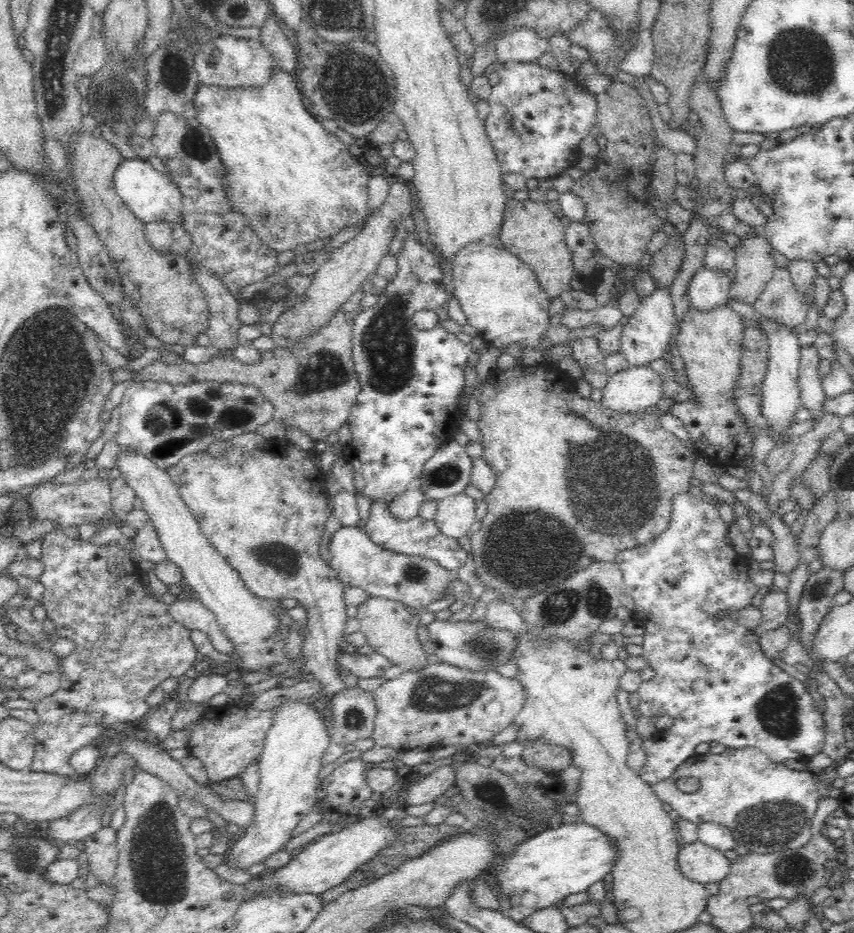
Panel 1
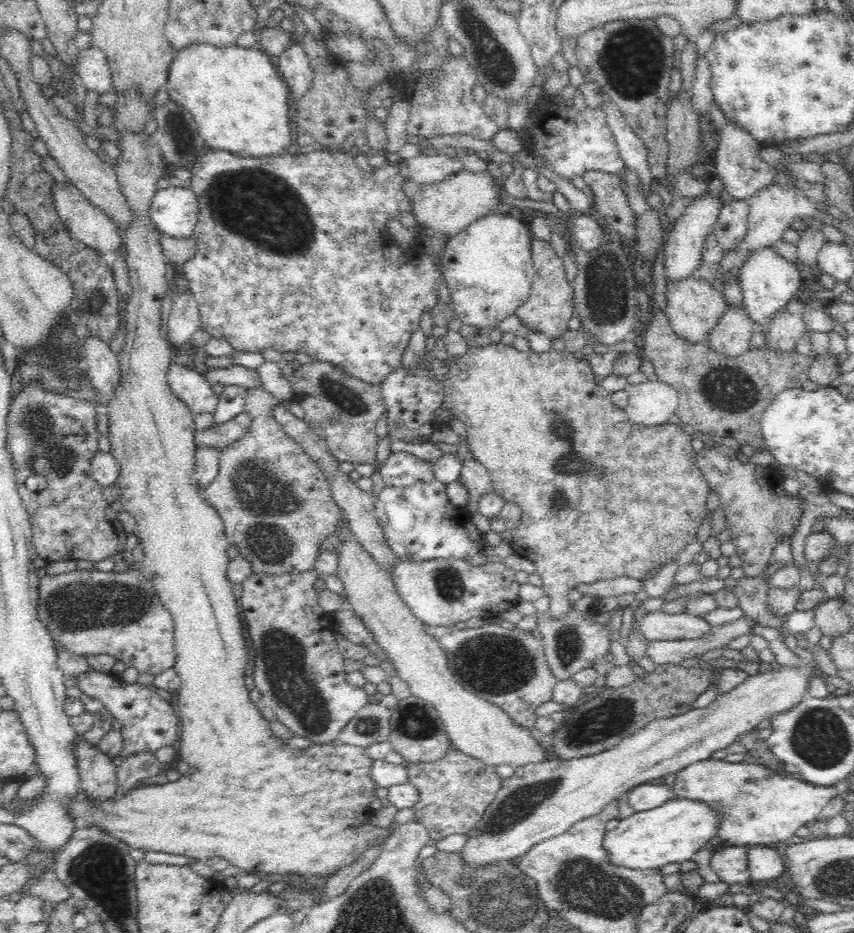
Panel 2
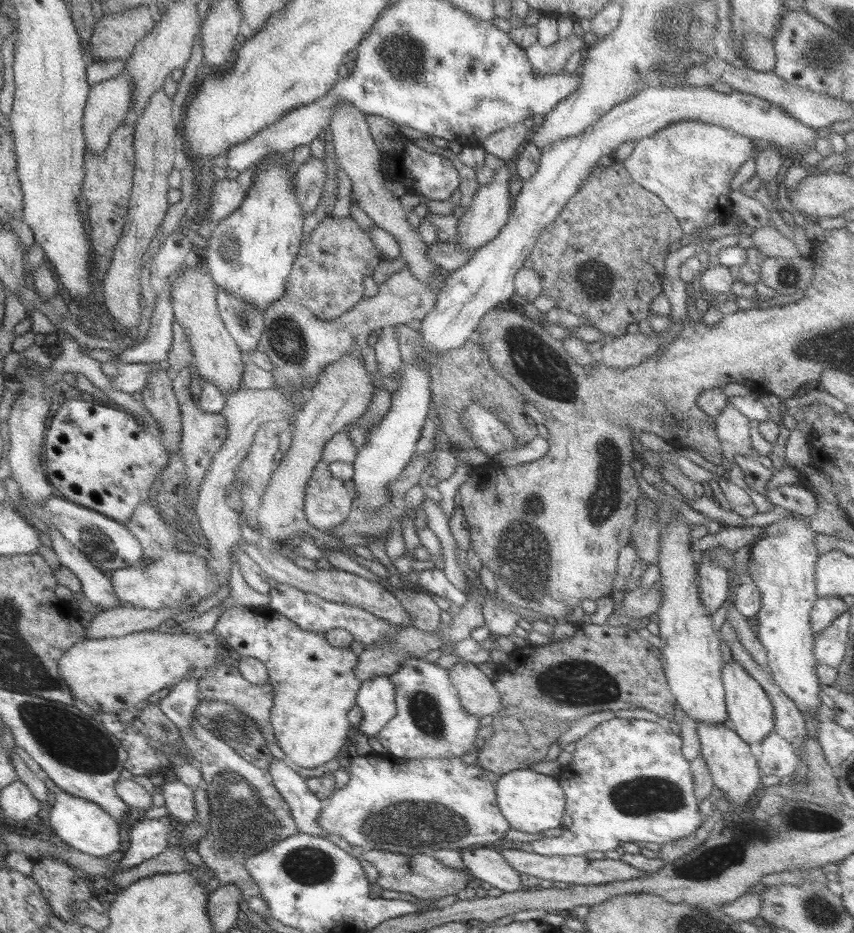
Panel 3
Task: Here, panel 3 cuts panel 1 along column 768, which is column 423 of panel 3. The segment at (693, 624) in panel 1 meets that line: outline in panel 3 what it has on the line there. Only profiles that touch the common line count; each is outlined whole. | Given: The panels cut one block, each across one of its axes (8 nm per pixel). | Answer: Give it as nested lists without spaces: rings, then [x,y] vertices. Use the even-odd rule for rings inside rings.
[[[407,658],[399,669],[390,674],[390,682],[394,684],[394,702],[396,715],[381,732],[376,734],[376,740],[386,752],[400,759],[450,759],[458,758],[482,749],[483,739],[478,737],[480,719],[470,715],[462,708],[456,688],[452,685],[447,670],[434,663],[428,663],[424,658]]]

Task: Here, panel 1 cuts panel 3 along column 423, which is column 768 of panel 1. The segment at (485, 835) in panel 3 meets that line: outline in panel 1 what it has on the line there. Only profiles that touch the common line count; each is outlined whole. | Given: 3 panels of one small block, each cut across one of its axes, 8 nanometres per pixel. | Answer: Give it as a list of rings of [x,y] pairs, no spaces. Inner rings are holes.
[[[758,748],[726,749],[722,754],[694,754],[676,773],[653,786],[654,793],[662,804],[668,804],[679,816],[696,825],[712,822],[726,828],[738,843],[752,853],[770,854],[778,850],[797,849],[810,841],[811,820],[818,804],[818,787],[812,771],[786,768],[782,763],[770,761]],[[692,777],[699,780],[700,788],[693,793],[684,793],[676,787],[678,778]]]

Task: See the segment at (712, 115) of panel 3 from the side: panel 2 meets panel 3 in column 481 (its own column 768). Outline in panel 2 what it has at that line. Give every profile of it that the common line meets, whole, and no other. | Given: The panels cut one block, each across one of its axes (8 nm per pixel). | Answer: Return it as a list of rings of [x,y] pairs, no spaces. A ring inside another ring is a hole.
[[[773,247],[756,250],[741,267],[740,280],[744,307],[749,319],[754,323],[766,323],[776,316],[792,298],[804,292],[807,282],[802,279],[797,263],[781,258]]]

